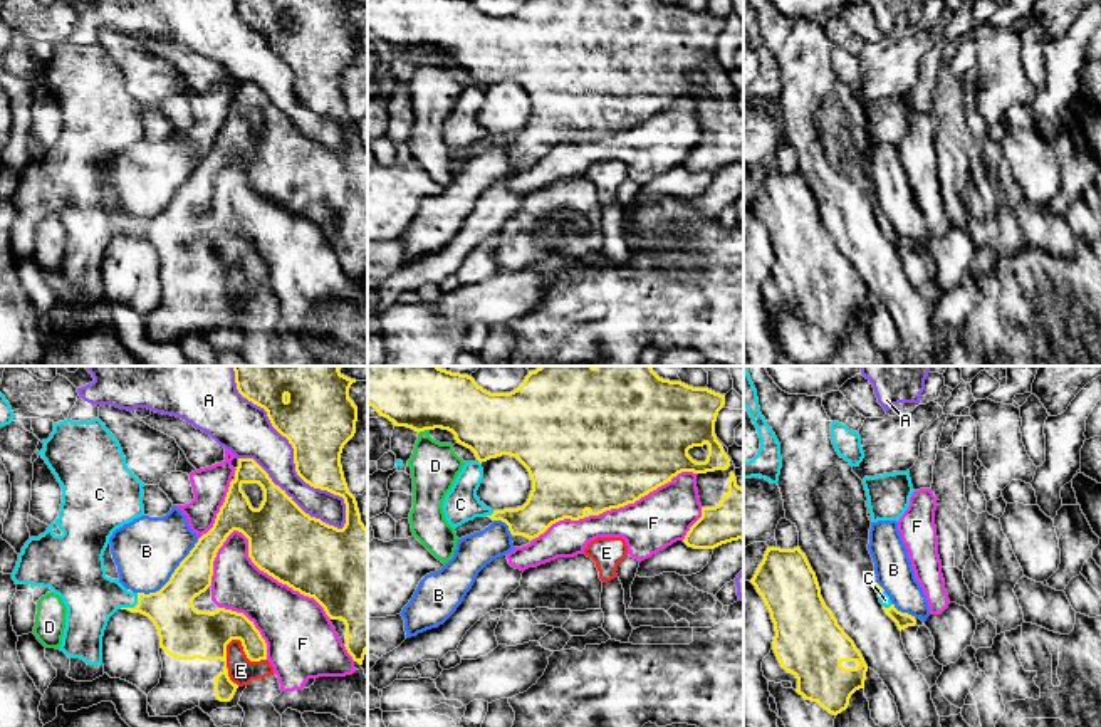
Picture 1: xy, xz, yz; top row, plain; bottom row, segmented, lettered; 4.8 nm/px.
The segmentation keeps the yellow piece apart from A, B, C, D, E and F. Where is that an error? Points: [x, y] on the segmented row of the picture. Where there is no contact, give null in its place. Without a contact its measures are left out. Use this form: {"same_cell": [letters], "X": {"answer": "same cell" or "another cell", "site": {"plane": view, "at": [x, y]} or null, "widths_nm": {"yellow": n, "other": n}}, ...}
{"same_cell": [], "A": {"answer": "another cell", "site": {"plane": "xy", "at": [294, 455]}, "widths_nm": {"yellow": 360, "other": 240}}, "B": {"answer": "another cell", "site": {"plane": "xy", "at": [172, 575]}, "widths_nm": {"yellow": 220, "other": 320}}, "C": {"answer": "another cell", "site": {"plane": "xy", "at": [135, 606]}, "widths_nm": {"yellow": 240, "other": 260}}, "D": {"answer": "another cell", "site": {"plane": "xz", "at": [422, 430]}, "widths_nm": {"yellow": 380, "other": 220}}, "E": {"answer": "another cell", "site": {"plane": "xy", "at": [244, 650]}, "widths_nm": {"yellow": 220, "other": 130}}, "F": {"answer": "another cell", "site": {"plane": "xy", "at": [266, 571]}, "widths_nm": {"yellow": 360, "other": 280}}}

